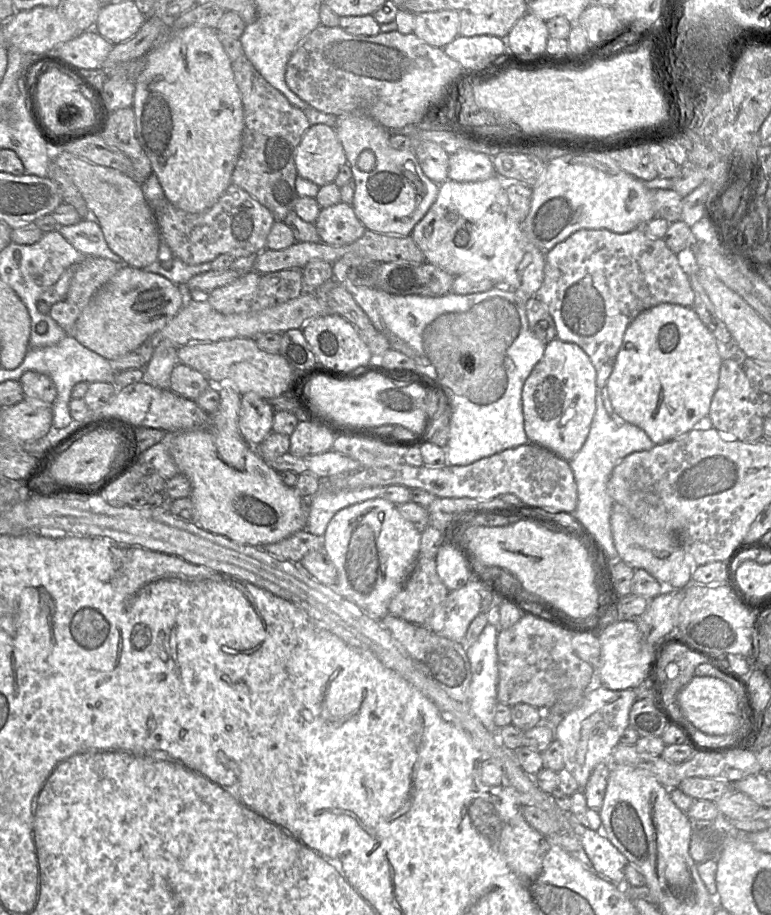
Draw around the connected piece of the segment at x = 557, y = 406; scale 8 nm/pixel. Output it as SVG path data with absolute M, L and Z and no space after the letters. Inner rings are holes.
M554 338L534 366L522 388L524 431L528 442L543 447L562 459L571 460L583 446L595 412L596 372L588 355L575 343Z

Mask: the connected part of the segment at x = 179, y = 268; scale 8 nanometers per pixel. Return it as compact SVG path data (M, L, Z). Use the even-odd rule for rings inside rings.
M161 240L157 260L147 266L145 270L159 274L176 285L186 285L193 276L212 271L212 265L211 262L188 265L174 257L169 246Z

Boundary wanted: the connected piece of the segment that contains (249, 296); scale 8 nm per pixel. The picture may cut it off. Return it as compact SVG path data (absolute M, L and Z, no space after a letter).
M250 271L223 287L211 291L207 301L222 314L238 314L249 311L255 297L260 273Z

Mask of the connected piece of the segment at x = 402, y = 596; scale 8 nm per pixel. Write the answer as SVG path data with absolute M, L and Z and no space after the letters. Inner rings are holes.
M419 556L403 588L391 599L388 610L410 623L426 624L448 593L437 574L436 560Z

